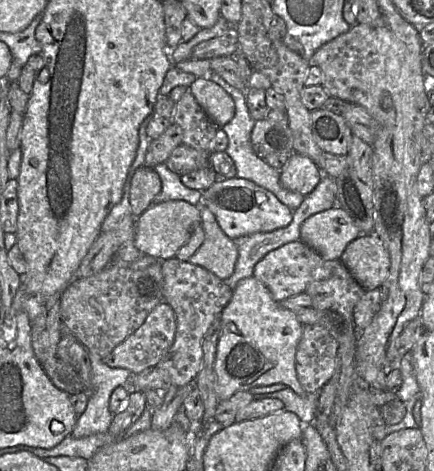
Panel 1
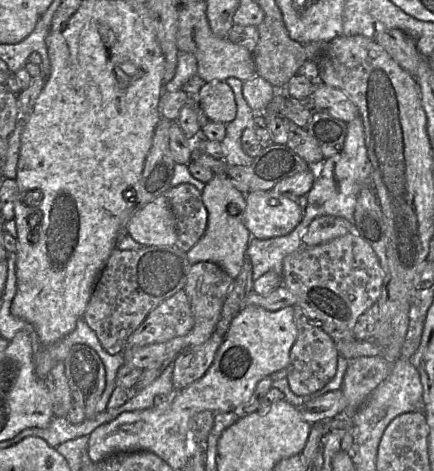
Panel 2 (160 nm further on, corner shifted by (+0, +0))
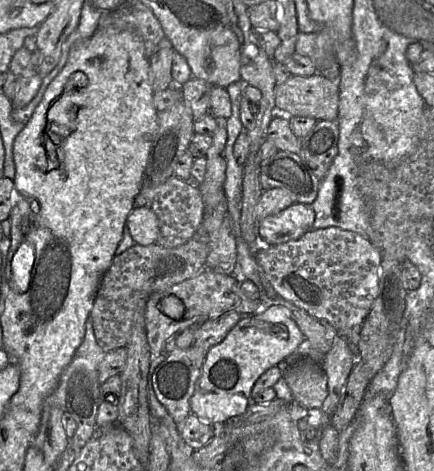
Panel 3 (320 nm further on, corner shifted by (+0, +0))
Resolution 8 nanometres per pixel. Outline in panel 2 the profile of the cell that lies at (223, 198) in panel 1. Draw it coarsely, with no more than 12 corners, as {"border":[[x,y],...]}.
{"border":[[272,191],[246,194],[252,238],[285,236],[303,209]]}

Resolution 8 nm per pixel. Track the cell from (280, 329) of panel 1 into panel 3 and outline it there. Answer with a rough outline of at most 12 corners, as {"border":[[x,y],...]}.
{"border":[[279,303],[210,348],[191,413],[243,415],[258,378],[305,339]]}

